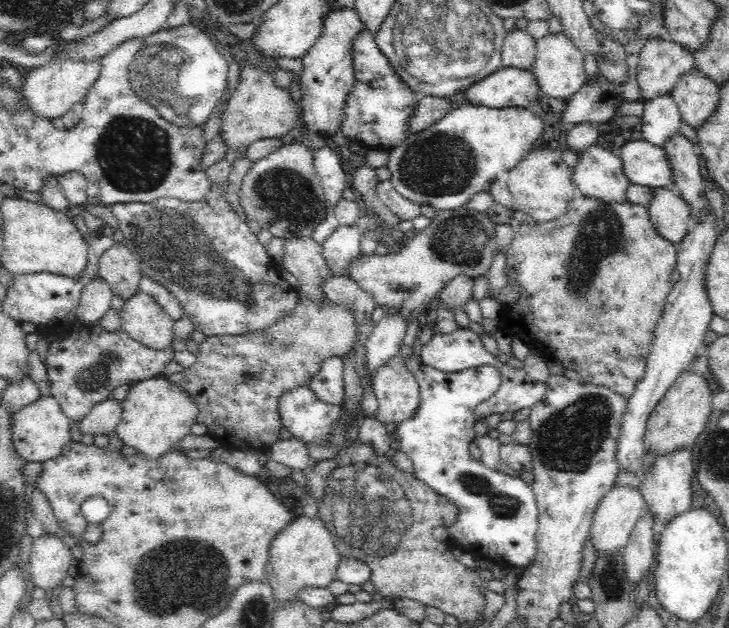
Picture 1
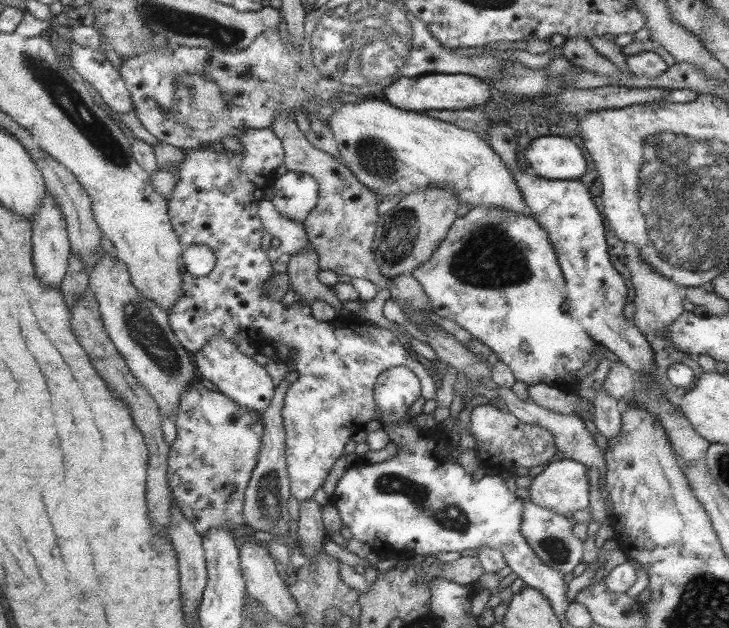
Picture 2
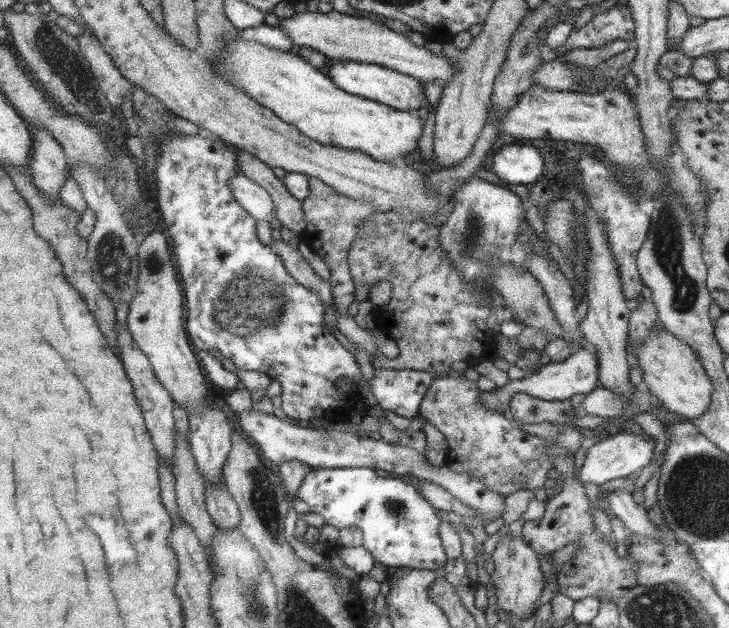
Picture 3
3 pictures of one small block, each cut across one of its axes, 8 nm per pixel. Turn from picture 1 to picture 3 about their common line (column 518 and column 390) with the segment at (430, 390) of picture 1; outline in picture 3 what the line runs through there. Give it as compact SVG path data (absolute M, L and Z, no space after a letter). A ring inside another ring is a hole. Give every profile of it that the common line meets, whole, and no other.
M369 467L309 468L294 497L303 500L309 512L319 514L325 525L338 530L359 528L362 546L376 562L389 569L407 567L439 572L446 565L438 533L441 521L435 517L435 508L404 481L379 477Z

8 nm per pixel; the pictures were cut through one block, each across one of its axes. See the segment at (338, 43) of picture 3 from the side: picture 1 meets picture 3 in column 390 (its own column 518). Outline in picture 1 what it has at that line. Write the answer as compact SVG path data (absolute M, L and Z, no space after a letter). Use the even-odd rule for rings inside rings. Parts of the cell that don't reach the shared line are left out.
M514 27L505 34L502 42L501 68L510 67L531 71L535 52L535 40L525 30Z

